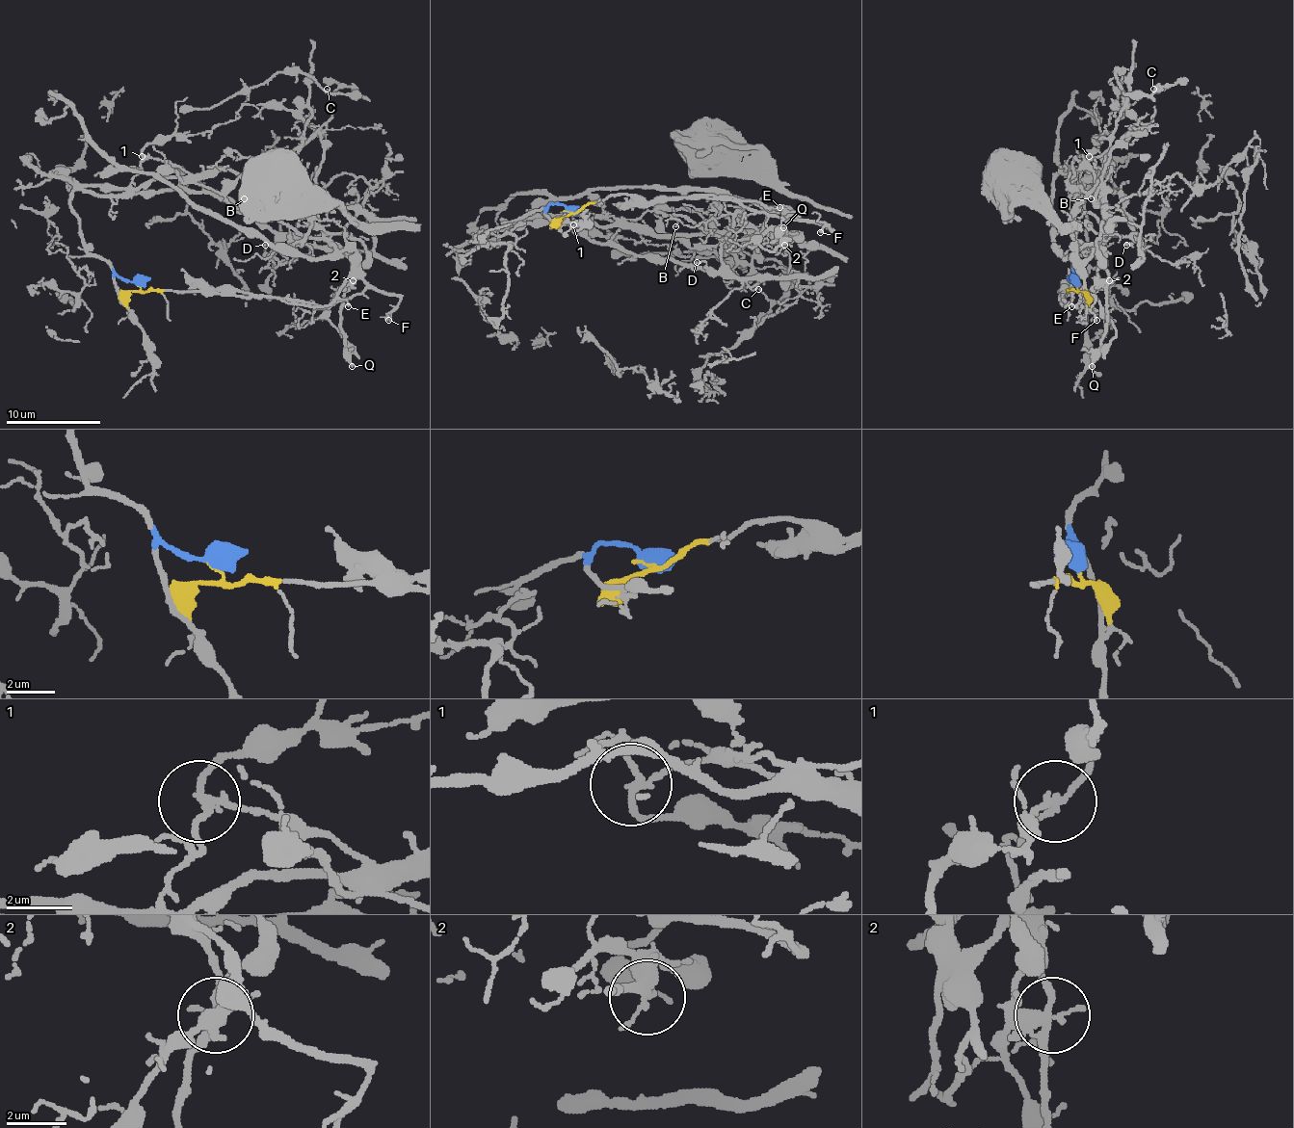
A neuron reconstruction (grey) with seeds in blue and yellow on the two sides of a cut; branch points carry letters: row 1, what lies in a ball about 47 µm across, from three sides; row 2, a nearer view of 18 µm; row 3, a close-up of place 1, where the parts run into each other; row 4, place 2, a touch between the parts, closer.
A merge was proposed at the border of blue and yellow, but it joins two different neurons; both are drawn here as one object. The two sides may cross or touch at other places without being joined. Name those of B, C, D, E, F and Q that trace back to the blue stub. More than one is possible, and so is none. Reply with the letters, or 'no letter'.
C, D

